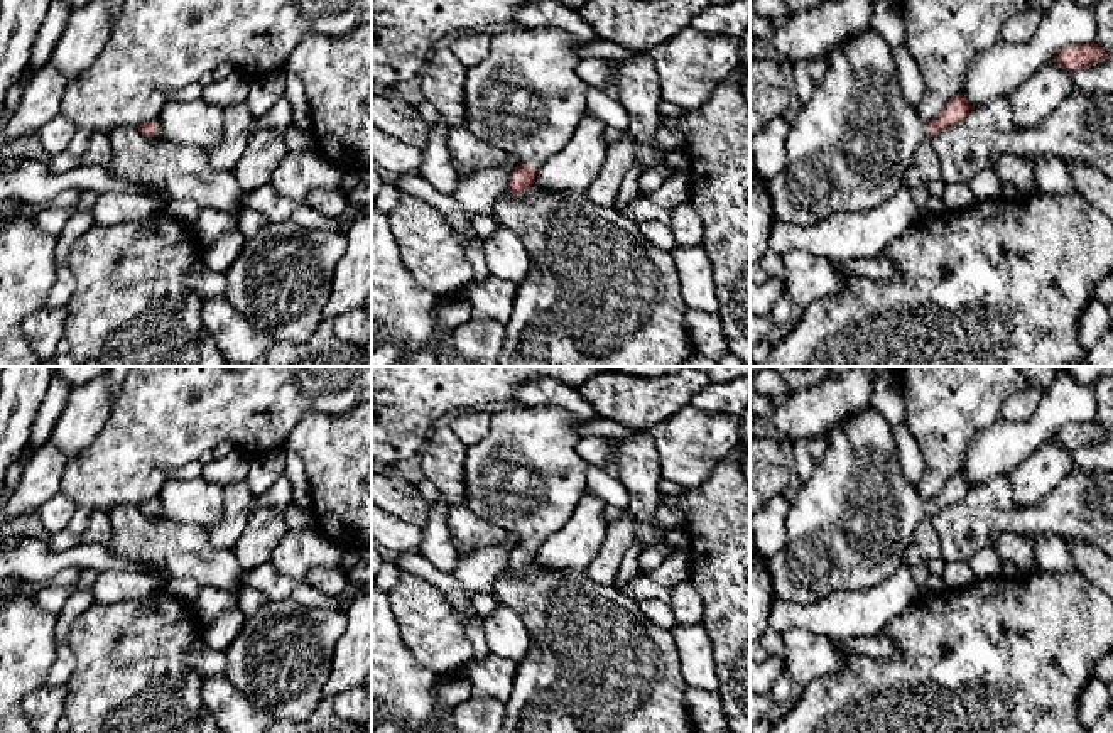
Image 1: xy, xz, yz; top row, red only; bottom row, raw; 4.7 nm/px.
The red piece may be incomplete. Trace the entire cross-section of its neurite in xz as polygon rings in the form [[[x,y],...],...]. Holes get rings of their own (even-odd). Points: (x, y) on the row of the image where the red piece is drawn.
[[[515,25],[493,30],[488,56],[466,68],[464,128],[522,162],[508,179],[512,194],[524,194],[535,182],[535,171],[569,142],[586,111],[588,84],[576,73],[579,46],[567,32],[554,27]]]

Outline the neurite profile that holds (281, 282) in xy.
[[[290,221],[269,223],[245,240],[240,255],[225,274],[225,299],[274,341],[304,343],[323,323],[334,267],[345,250],[345,231],[306,230]]]

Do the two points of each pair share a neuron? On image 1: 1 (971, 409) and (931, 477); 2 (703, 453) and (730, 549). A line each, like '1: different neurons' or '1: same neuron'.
1: same neuron
2: different neurons

